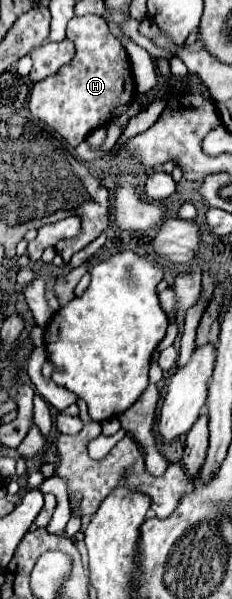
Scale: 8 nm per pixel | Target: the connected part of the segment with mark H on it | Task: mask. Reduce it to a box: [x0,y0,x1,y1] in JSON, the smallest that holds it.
[29,17,135,147]

